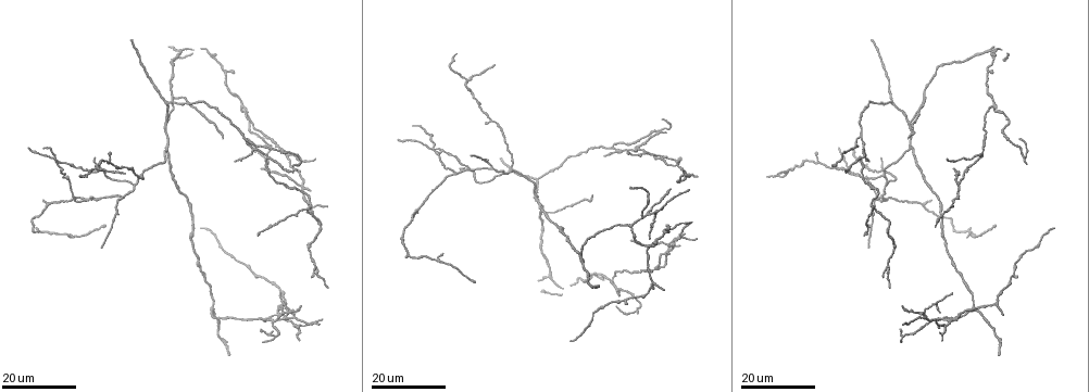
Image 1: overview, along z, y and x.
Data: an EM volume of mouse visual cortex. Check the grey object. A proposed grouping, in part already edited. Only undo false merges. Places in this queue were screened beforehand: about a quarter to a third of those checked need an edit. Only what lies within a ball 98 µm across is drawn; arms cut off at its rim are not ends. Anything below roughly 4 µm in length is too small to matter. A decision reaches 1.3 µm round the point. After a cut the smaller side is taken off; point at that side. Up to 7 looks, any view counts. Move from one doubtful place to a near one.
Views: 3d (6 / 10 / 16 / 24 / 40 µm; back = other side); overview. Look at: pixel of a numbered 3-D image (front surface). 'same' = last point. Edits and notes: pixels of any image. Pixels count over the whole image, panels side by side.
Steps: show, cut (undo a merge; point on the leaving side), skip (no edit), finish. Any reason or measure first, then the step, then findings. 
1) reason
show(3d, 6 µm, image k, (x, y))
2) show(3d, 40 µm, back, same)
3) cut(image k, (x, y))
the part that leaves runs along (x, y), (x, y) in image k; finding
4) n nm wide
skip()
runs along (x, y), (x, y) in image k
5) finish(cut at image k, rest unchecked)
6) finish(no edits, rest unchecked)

looks like a crossing
show(3d, 16 µm, image 1, (994, 107))

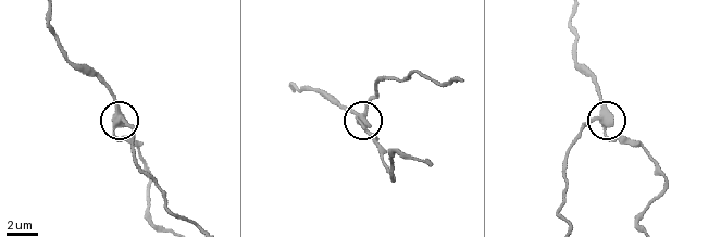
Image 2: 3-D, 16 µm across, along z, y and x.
show(3d, 6 µm, image 2, (597, 119))

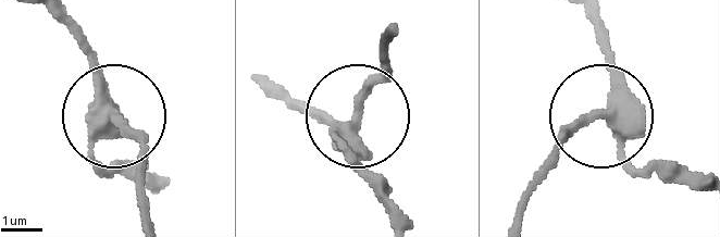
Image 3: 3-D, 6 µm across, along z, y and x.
skip()
runs along (585, 14), (610, 76), (610, 128), (658, 176) in image 3; one neuron here

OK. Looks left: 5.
side arm on a straight run
show(3d, 24 µm, image 1, (299, 185))

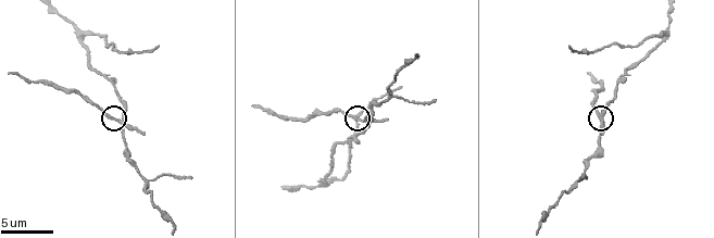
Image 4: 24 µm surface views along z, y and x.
show(3d, 10 µm, image 4, (115, 118))

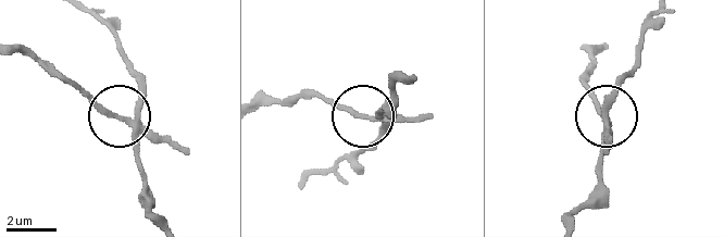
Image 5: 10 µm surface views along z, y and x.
side arm 13 µm; 3 arms
cut(image 5, (170, 138))
a second neuron is stuck on

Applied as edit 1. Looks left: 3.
show(overview)

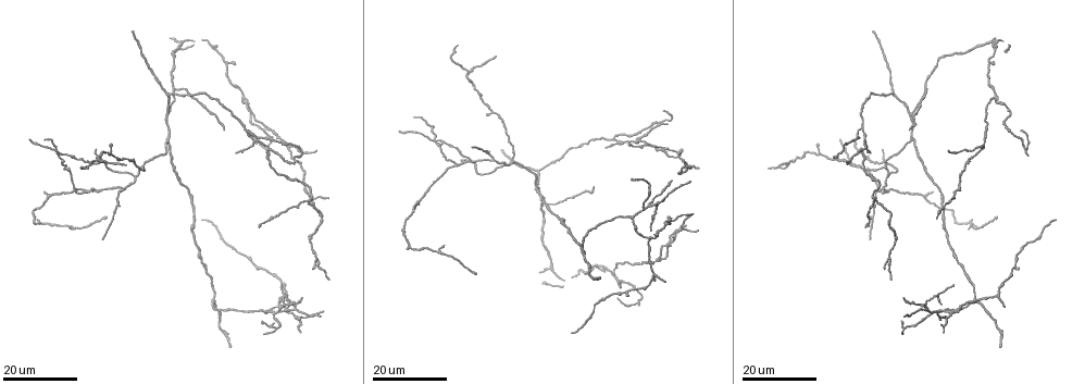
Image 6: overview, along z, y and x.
three-way junction
show(3d, 24 µm, image 6, (877, 200))

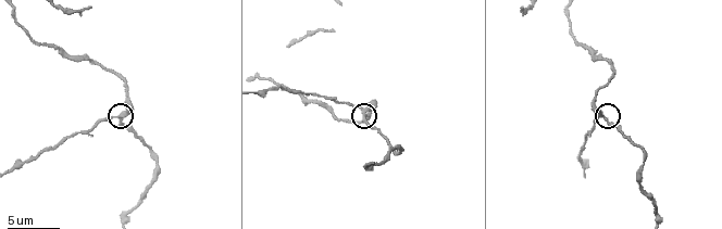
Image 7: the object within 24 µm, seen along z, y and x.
show(3d, 6 µm, image 7, (363, 111))

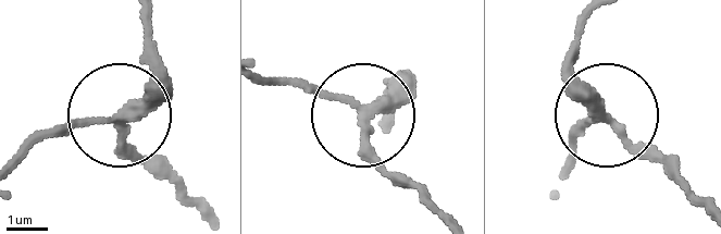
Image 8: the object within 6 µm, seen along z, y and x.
side arm 17 µm
skip()
runs along (147, 19), (158, 50), (147, 91), (106, 119), (26, 140) in image 8; one neuron here

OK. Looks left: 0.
finish(cut at image 5, rest unchecked)

